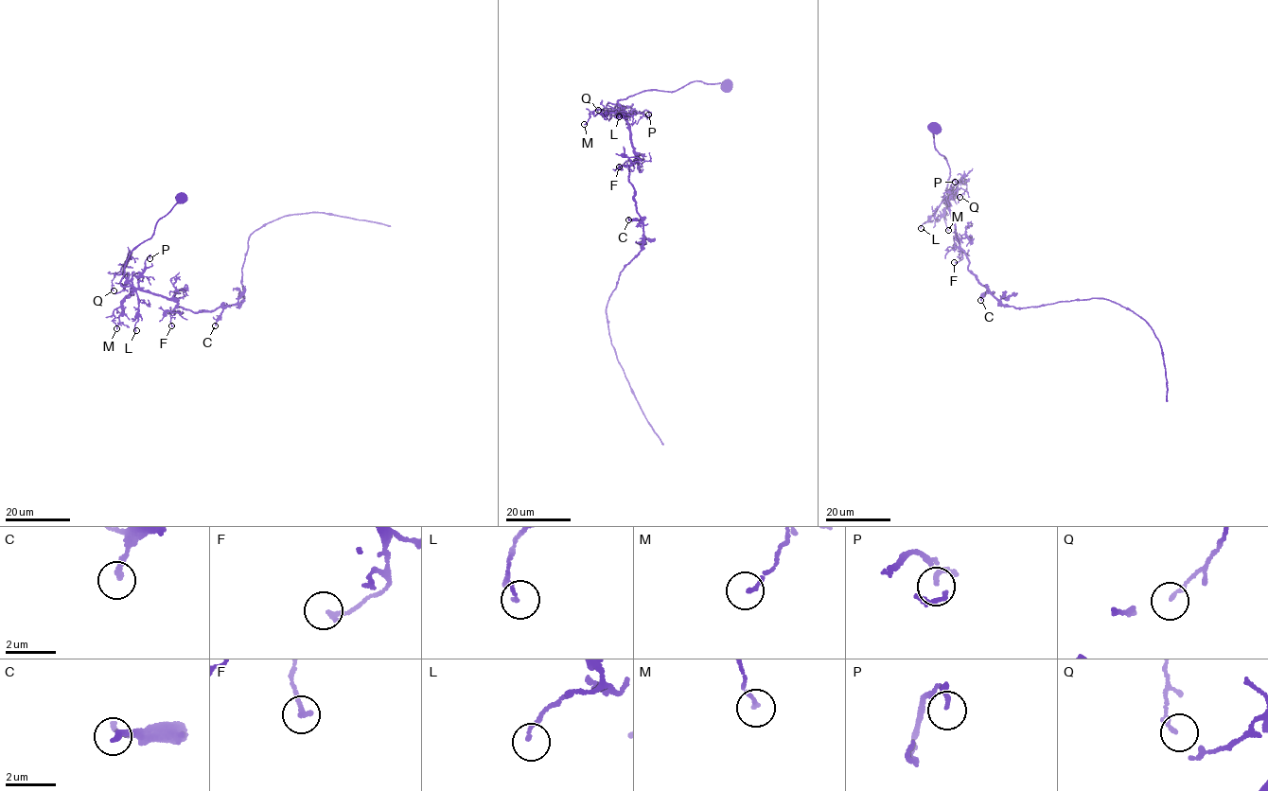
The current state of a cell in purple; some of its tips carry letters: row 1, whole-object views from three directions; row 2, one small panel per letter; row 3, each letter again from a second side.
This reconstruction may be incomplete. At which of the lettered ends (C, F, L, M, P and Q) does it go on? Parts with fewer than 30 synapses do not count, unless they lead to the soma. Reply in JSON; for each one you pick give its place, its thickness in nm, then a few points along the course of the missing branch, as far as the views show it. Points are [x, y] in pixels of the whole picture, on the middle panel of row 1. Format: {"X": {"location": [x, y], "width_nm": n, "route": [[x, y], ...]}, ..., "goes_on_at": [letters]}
{"goes_on_at": []}

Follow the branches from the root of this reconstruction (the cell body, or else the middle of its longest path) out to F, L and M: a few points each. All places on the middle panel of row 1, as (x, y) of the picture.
F: (726, 83), (693, 81), (675, 91), (644, 91), (619, 100), (635, 158), (619, 166)
L: (726, 83), (696, 80), (675, 91), (644, 91), (618, 100), (623, 113), (627, 114), (619, 116)
M: (726, 83), (696, 80), (675, 91), (644, 91), (618, 100), (622, 111), (619, 114), (596, 109), (584, 124)

